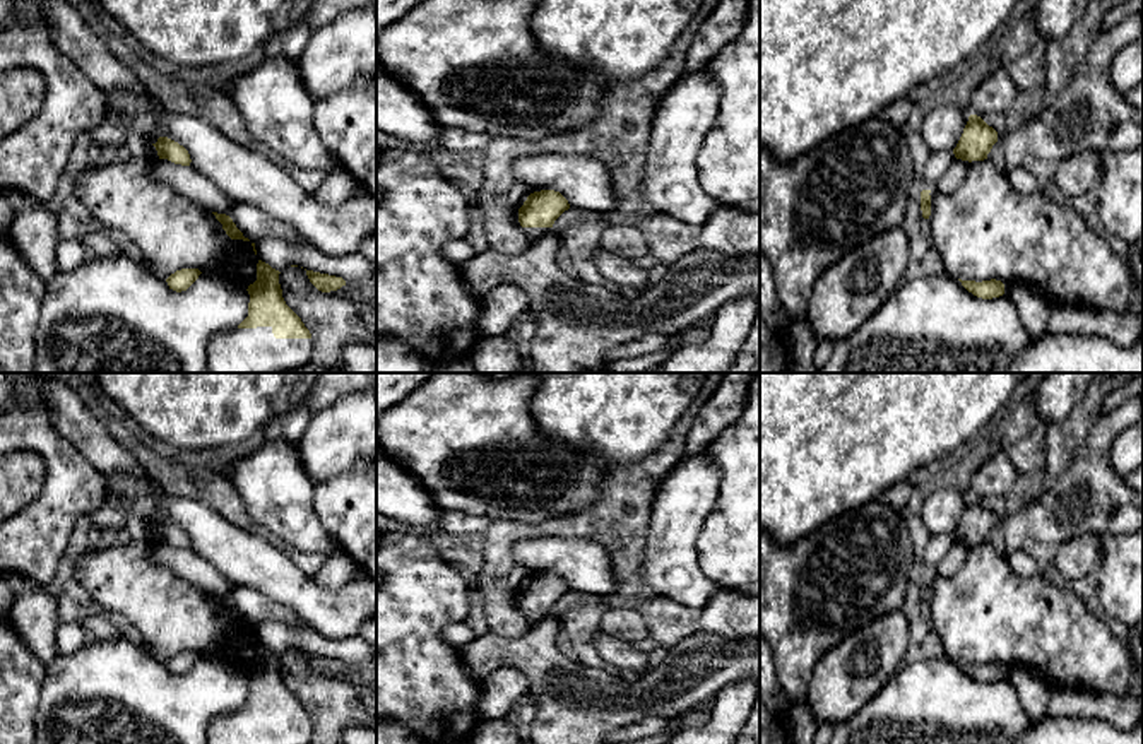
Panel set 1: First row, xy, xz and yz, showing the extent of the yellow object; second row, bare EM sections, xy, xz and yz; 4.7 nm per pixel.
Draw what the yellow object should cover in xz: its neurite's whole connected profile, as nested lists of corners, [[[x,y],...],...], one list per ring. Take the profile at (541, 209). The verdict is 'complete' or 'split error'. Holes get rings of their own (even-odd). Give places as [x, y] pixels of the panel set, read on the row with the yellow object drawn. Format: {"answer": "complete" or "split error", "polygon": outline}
{"answer": "complete", "polygon": [[[534,192],[518,209],[518,222],[522,227],[553,227],[554,221],[568,209],[570,204],[560,192]]]}

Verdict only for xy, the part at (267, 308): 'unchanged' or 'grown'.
grown

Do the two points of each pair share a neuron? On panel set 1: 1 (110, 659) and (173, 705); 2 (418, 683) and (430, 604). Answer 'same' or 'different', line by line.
1: same
2: same

